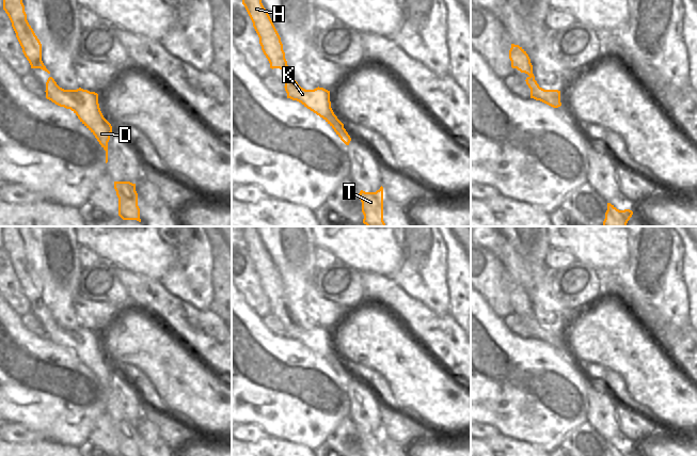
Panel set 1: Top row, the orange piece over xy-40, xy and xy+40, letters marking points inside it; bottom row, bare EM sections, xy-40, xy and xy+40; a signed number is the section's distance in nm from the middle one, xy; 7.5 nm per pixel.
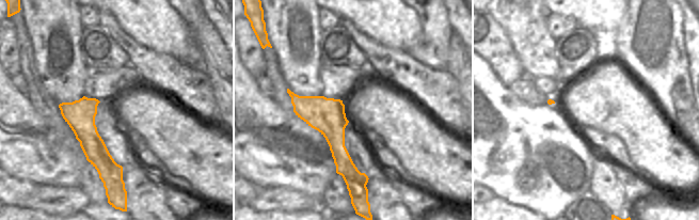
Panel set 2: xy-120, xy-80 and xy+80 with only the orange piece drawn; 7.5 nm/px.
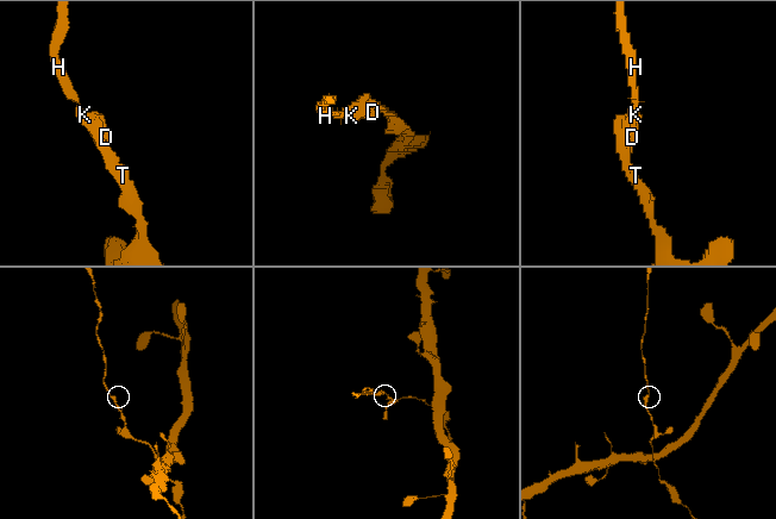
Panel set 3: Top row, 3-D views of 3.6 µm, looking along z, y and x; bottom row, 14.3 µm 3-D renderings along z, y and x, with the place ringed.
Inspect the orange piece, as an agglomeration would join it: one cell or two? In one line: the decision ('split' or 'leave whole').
leave whole

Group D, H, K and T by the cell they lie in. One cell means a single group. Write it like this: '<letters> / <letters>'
D H K T

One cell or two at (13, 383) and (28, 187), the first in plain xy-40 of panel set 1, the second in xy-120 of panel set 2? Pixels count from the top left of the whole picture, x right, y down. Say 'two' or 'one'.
two

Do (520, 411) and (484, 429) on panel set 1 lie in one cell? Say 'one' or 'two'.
two

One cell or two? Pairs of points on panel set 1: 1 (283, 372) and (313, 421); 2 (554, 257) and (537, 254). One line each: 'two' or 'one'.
1: one
2: two

